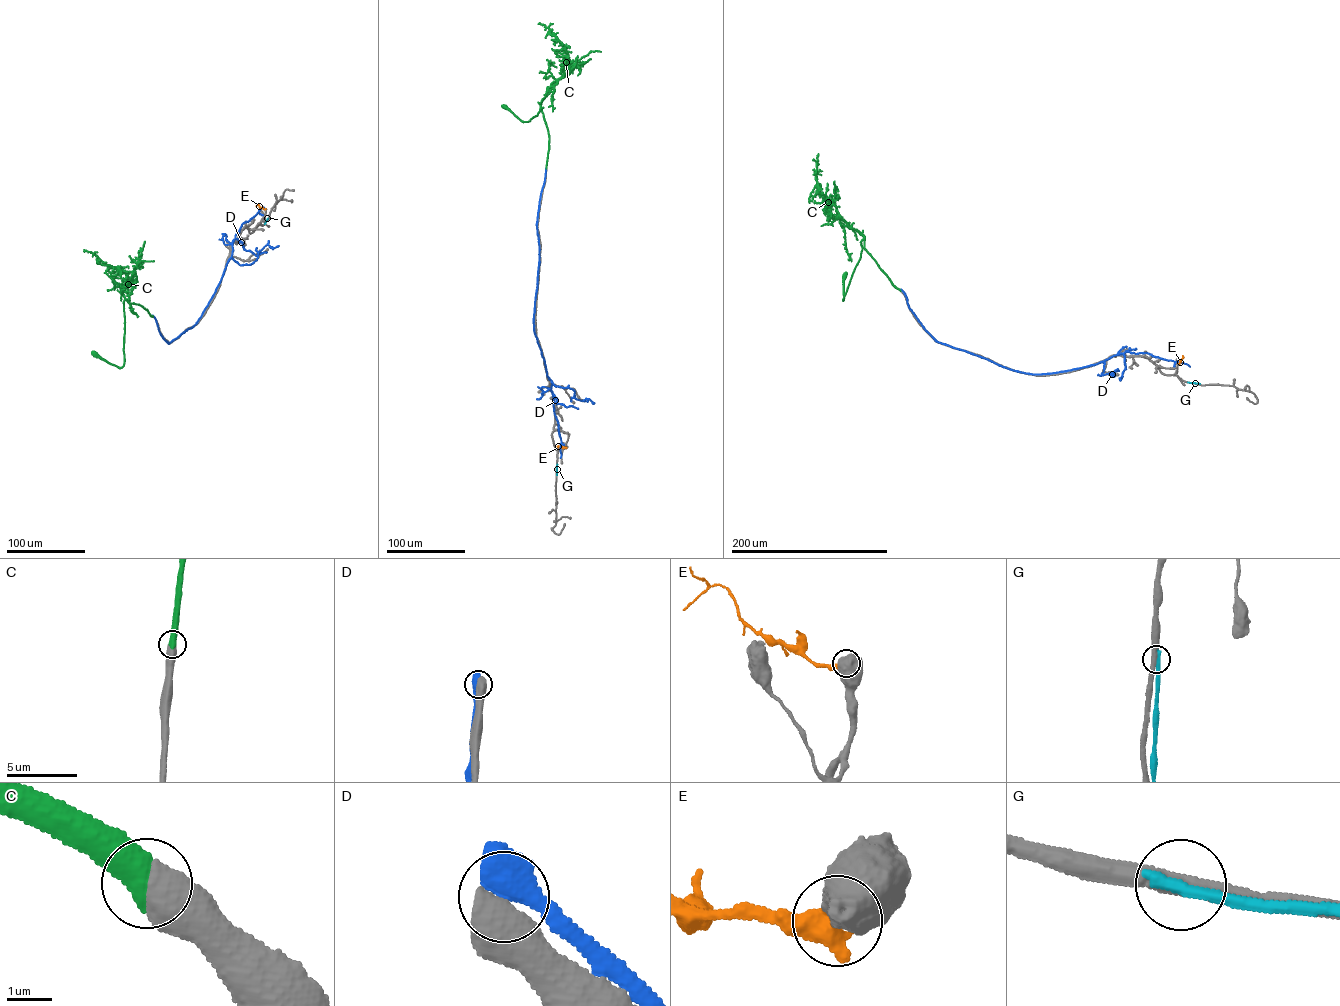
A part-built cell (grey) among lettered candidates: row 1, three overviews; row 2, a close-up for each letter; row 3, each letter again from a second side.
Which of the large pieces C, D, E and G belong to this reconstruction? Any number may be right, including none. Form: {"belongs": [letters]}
{"belongs": ["C"]}

